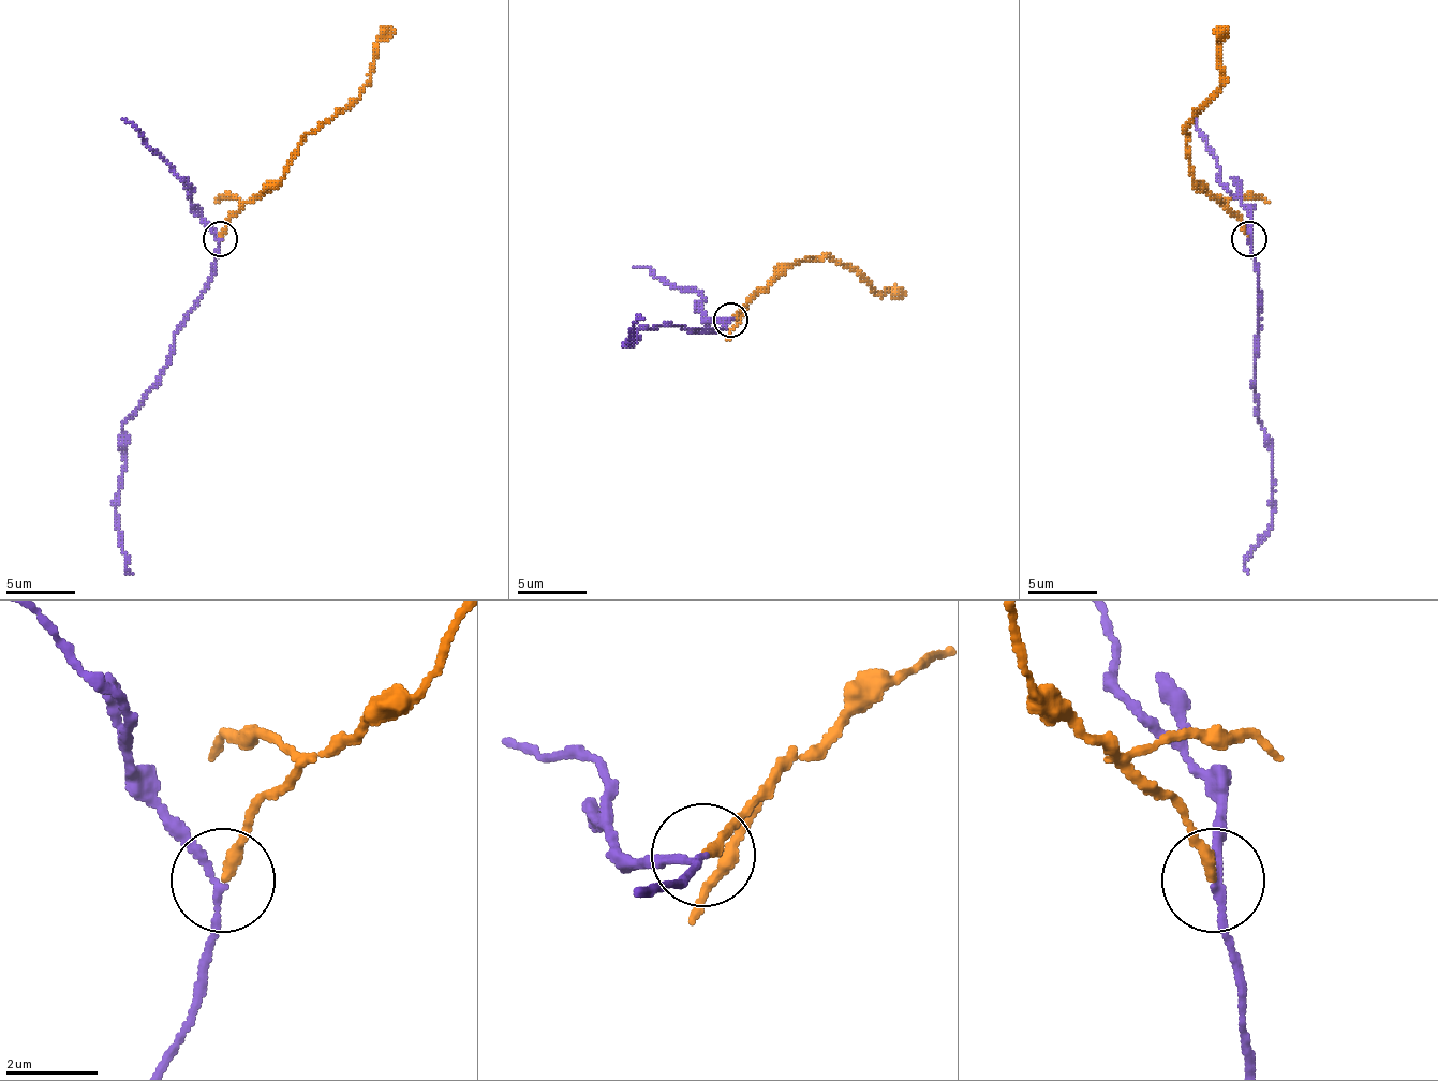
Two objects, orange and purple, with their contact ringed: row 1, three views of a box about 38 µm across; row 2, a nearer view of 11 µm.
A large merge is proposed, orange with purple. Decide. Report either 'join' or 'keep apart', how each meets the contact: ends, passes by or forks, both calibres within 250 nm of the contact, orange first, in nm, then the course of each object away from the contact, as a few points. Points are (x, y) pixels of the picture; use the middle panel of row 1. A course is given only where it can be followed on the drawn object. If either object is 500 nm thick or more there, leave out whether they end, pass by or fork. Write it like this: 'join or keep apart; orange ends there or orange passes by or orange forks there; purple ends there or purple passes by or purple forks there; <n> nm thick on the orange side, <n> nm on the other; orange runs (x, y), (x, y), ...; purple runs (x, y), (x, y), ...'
keep apart; orange ends there; purple passes by; 240 nm thick on the orange side, 140 nm on the other; orange runs (729, 319), (791, 264), (809, 256), (833, 256), (877, 291), (902, 298); purple runs (729, 319), (723, 329), (671, 326), (634, 332), (637, 343), (626, 343), (637, 315), (643, 319)

